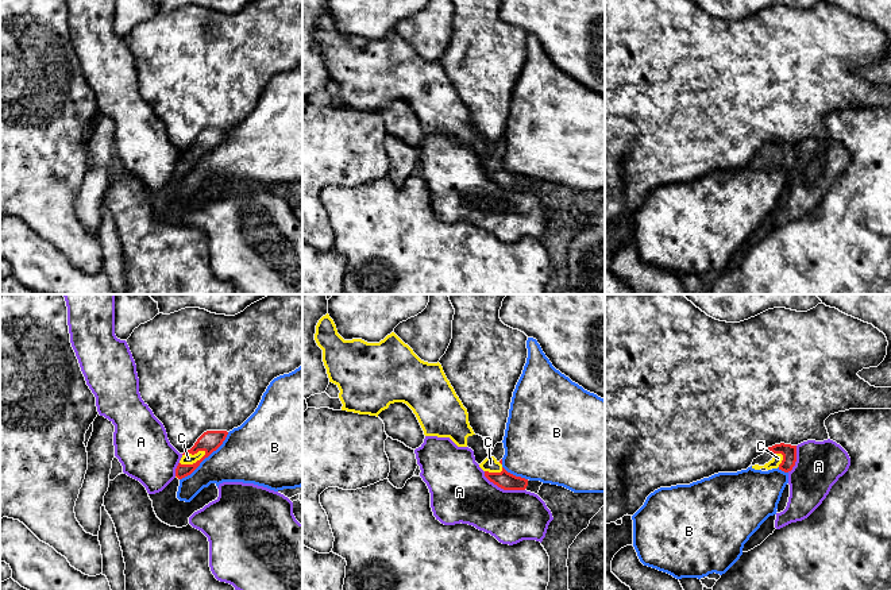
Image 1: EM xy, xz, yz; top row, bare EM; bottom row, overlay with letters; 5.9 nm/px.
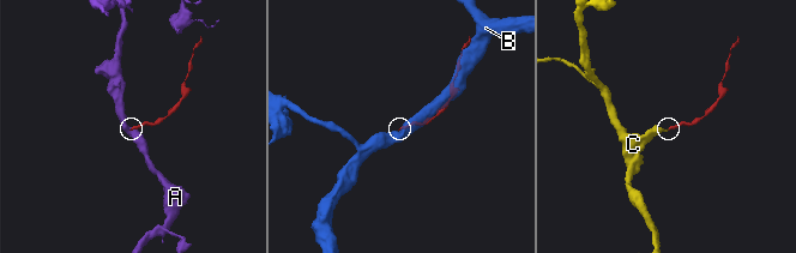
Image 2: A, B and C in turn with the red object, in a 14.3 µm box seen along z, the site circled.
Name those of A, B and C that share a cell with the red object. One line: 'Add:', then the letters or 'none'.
Add: C

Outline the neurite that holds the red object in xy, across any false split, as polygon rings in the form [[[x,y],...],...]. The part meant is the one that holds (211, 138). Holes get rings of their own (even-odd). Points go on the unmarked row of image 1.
[[[207,128],[194,143],[182,151],[182,155],[176,166],[176,176],[182,177],[190,173],[200,161],[216,149],[225,138],[227,128]]]

